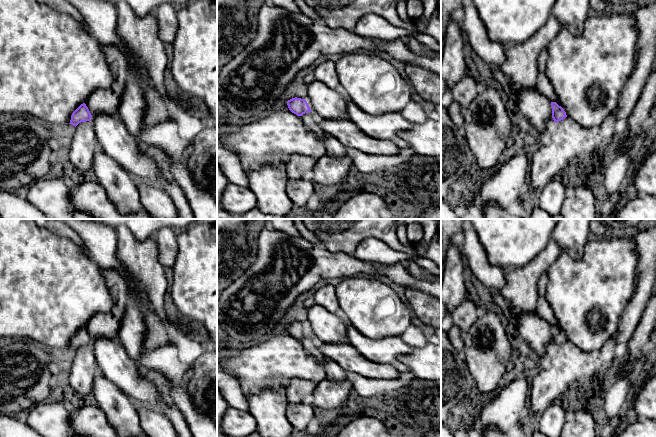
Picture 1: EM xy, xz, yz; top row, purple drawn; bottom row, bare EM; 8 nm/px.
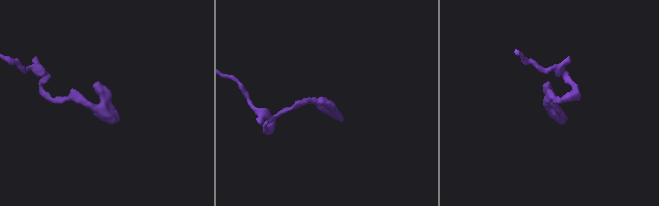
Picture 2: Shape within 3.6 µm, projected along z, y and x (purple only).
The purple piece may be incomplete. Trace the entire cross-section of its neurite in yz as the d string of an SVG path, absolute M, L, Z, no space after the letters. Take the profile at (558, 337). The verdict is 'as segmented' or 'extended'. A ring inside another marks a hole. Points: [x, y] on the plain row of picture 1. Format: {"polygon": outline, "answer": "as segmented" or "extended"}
{"polygon": "M551 326L551 331L555 349L547 364L530 379L528 407L538 417L571 387L608 370L618 345L614 334L600 350L589 353L569 342L556 326Z", "answer": "extended"}

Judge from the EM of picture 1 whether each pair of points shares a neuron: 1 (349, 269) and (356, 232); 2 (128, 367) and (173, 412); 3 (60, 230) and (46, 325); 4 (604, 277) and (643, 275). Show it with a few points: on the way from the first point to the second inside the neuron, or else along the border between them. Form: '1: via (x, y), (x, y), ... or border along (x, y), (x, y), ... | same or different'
1: border along (336, 250), (351, 255) | different
2: via (135, 380), (160, 403) | same
3: border along (46, 229), (72, 240), (79, 247) | different
4: border along (638, 252), (635, 285), (630, 298) | different

